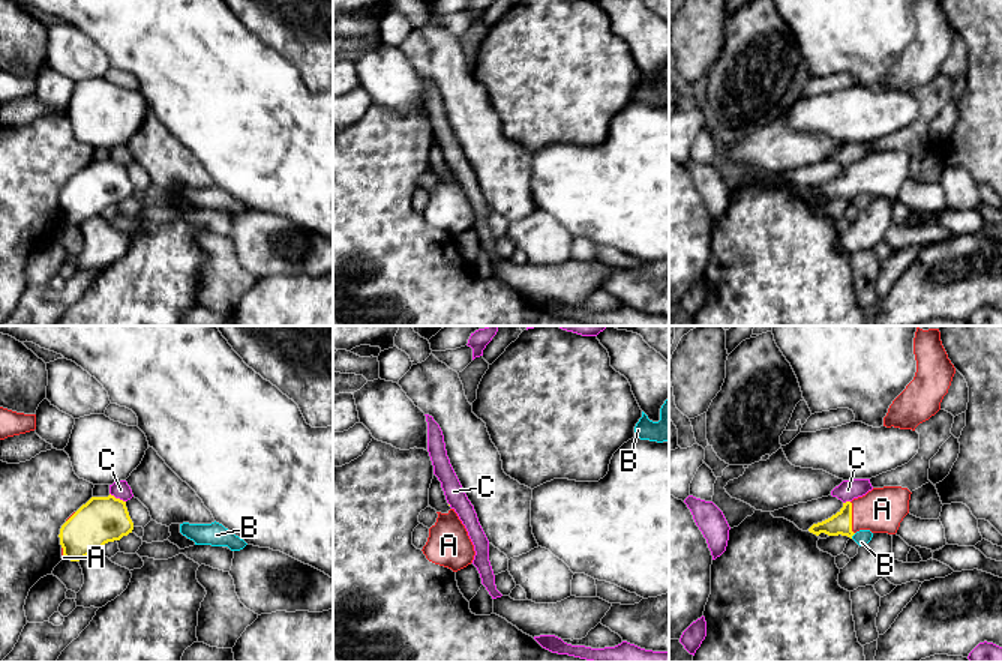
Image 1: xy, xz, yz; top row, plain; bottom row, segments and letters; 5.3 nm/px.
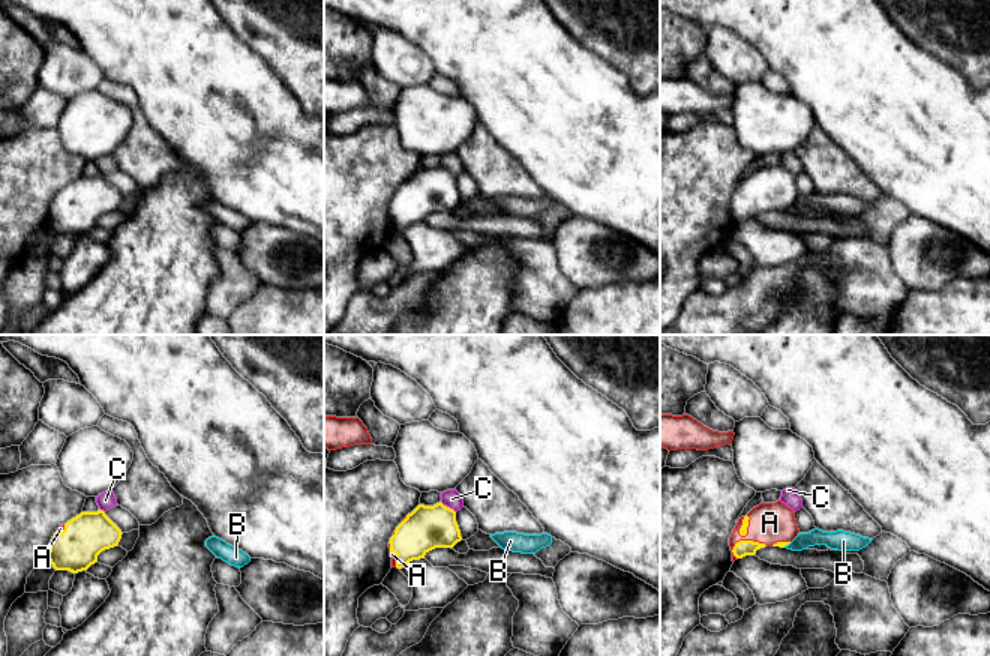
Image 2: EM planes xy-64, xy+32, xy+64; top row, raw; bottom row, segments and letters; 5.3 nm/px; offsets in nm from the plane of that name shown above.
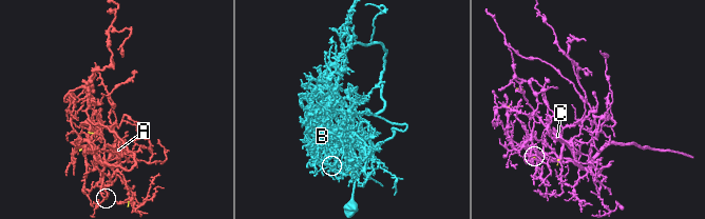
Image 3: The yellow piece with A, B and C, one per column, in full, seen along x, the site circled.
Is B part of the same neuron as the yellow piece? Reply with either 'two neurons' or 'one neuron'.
two neurons

